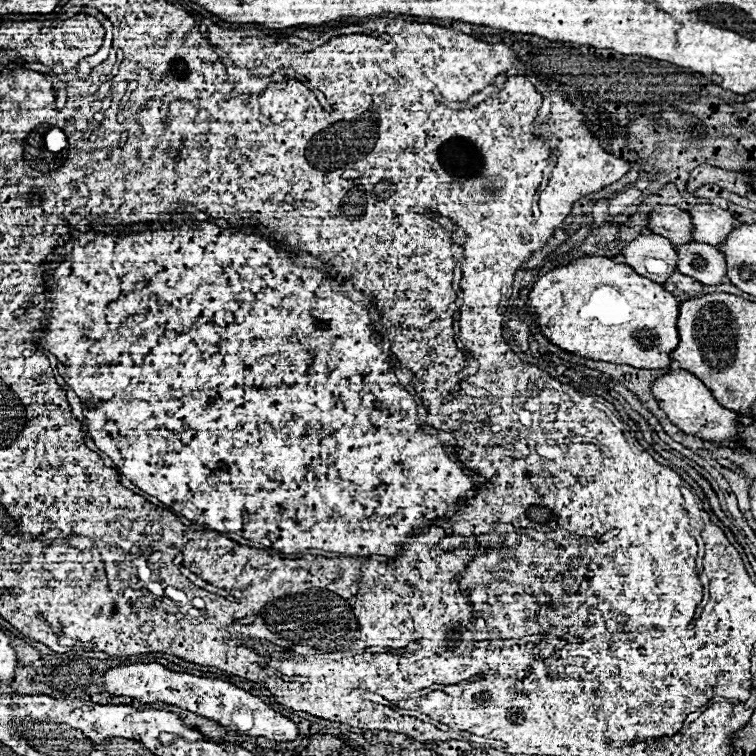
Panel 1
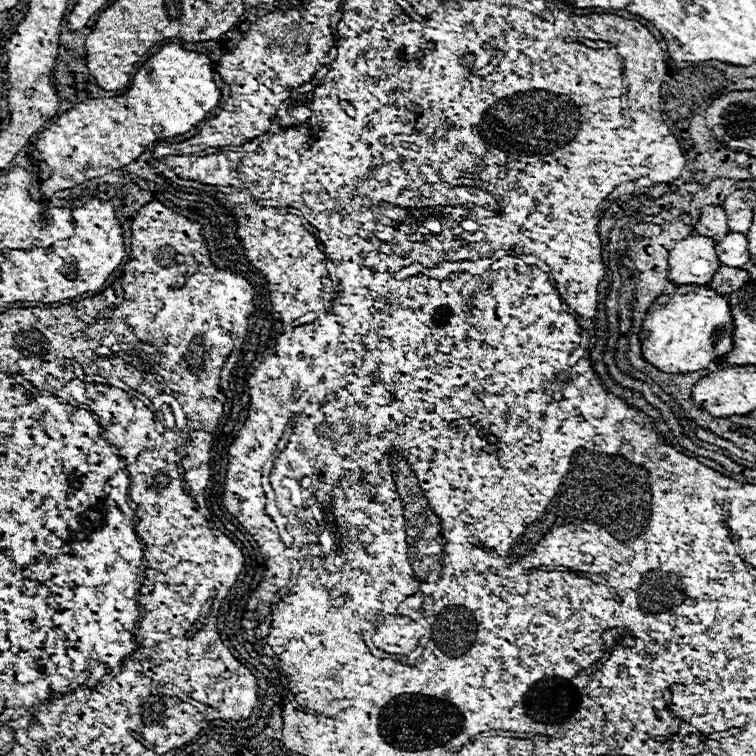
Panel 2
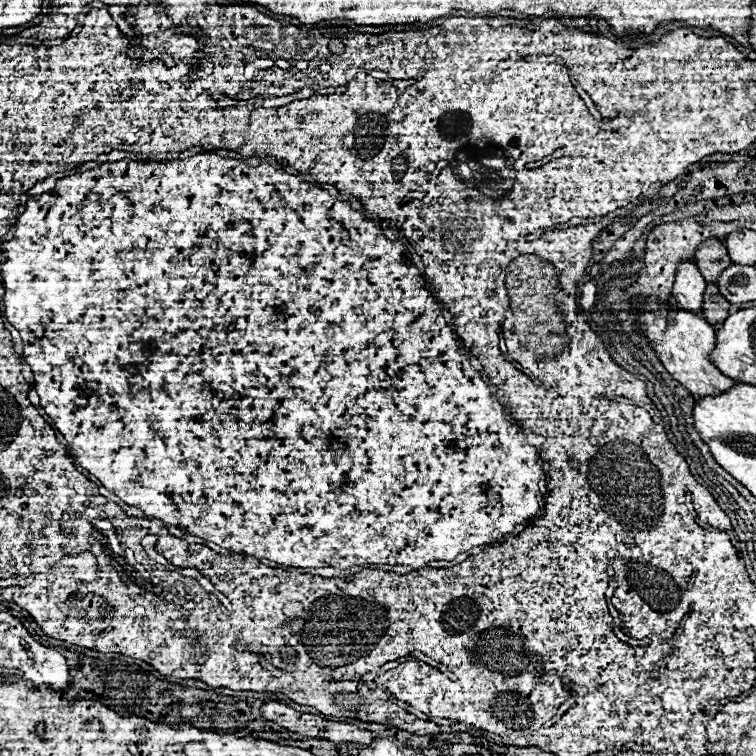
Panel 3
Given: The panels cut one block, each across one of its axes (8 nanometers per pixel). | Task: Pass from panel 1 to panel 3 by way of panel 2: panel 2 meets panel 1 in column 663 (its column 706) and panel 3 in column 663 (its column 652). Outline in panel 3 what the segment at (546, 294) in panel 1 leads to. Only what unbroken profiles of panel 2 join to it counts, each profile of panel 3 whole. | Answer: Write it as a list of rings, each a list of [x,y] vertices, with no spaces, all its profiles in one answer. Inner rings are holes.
[[[650,300],[642,306],[642,314],[638,316],[636,322],[640,326],[640,332],[646,336],[652,350],[656,352],[658,360],[670,372],[670,376],[678,380],[688,392],[692,392],[692,396],[710,396],[734,384],[734,380],[726,378],[708,360],[708,354],[716,346],[716,338],[714,338],[714,328],[700,314],[682,310],[670,302],[660,304],[658,300]]]

